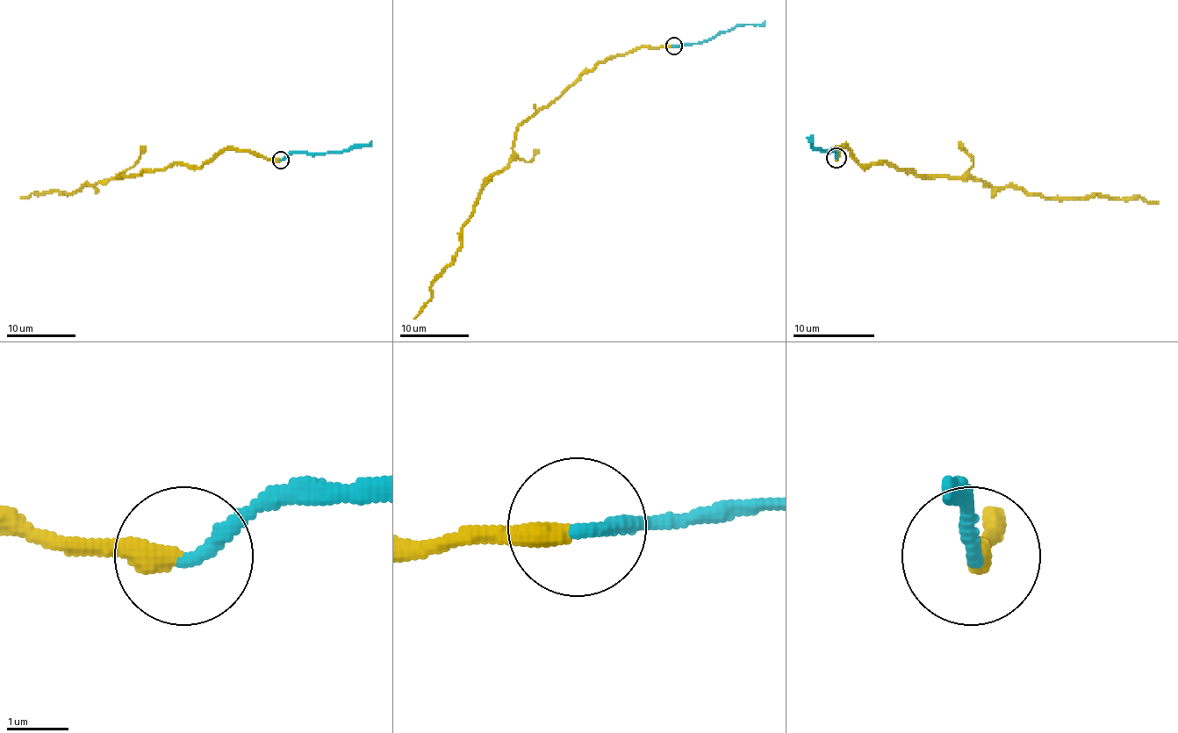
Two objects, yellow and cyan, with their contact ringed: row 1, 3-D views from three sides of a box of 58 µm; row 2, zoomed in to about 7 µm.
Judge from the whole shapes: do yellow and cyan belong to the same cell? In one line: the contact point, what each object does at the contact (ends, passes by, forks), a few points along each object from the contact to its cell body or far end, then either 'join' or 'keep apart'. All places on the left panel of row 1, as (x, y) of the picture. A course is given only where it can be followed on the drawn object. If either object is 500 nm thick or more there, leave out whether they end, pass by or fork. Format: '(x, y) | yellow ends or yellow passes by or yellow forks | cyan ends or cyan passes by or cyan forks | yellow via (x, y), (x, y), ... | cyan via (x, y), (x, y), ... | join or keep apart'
(281, 160) | yellow ends | cyan ends | yellow via (281, 160), (224, 149), (199, 167), (171, 163), (164, 168), (86, 184), (68, 193), (32, 193), (20, 198) | cyan via (281, 160), (293, 153), (340, 153), (343, 149), (361, 147), (371, 140) | join

